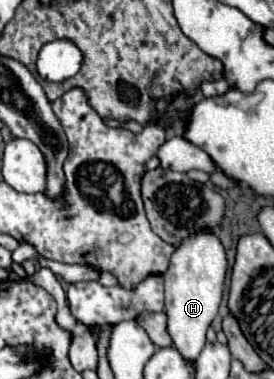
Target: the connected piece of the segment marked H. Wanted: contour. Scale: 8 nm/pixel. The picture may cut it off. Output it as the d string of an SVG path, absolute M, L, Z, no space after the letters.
M199 231L199 235L191 235L191 239L183 239L177 245L175 253L169 259L169 271L163 275L165 279L165 313L169 317L167 329L173 337L173 345L179 353L191 361L197 359L205 345L205 333L211 321L217 315L223 283L227 273L227 257L223 243L213 231Z

